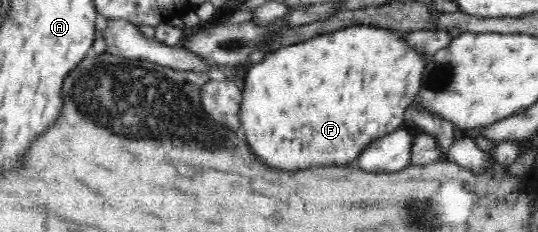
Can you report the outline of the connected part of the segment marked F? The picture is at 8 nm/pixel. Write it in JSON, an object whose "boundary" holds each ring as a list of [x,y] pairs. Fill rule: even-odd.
{"boundary":[[[357,24],[351,27],[338,29],[331,33],[316,35],[313,39],[297,42],[293,45],[280,47],[275,51],[265,53],[263,60],[254,63],[246,72],[244,88],[242,89],[242,105],[239,111],[241,128],[243,128],[245,141],[249,149],[259,157],[259,161],[265,161],[269,167],[295,171],[295,169],[307,169],[317,165],[349,166],[354,165],[359,155],[377,140],[389,136],[394,129],[404,126],[405,120],[410,115],[410,107],[413,105],[418,91],[424,84],[424,69],[429,63],[425,61],[425,54],[411,48],[403,33],[391,29],[385,29],[371,24]]]}

